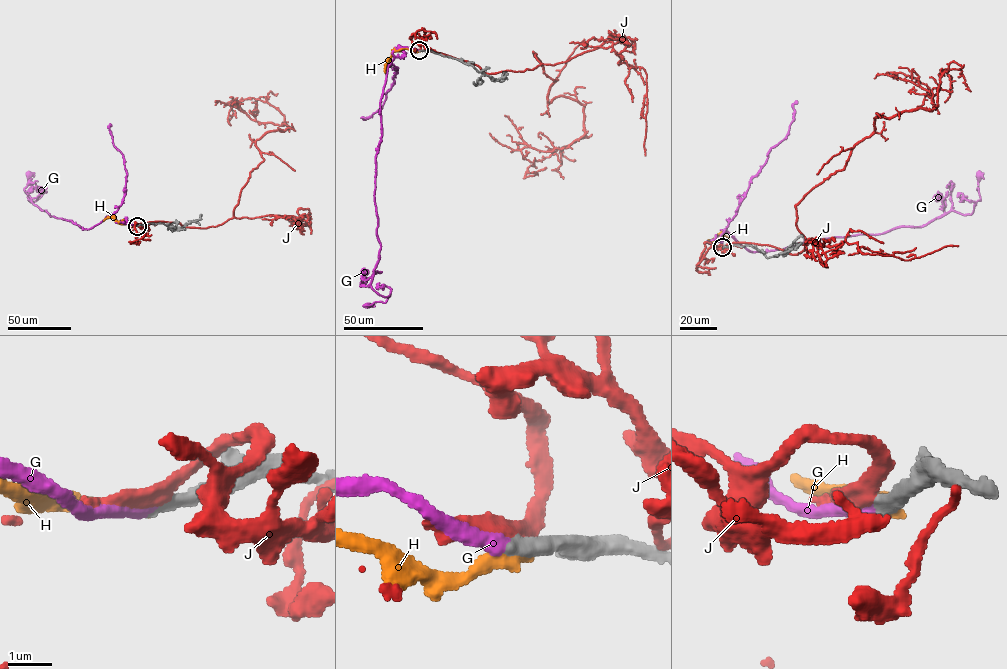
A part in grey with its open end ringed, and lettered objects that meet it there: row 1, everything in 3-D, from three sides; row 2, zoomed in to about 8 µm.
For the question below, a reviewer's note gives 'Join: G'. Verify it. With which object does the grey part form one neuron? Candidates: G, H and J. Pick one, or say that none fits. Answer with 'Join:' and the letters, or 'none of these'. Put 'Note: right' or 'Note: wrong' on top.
Note: right
Join: G

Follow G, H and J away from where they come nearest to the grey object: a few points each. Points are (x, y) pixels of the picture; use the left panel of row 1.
G: (137, 226), (110, 215), (82, 229), (50, 216), (28, 199), (42, 193), (29, 175)
H: (137, 226), (118, 223), (112, 217), (104, 220)
J: (137, 225), (207, 228), (233, 217), (264, 160), (256, 141), (289, 128), (253, 98), (228, 102), (227, 121)

